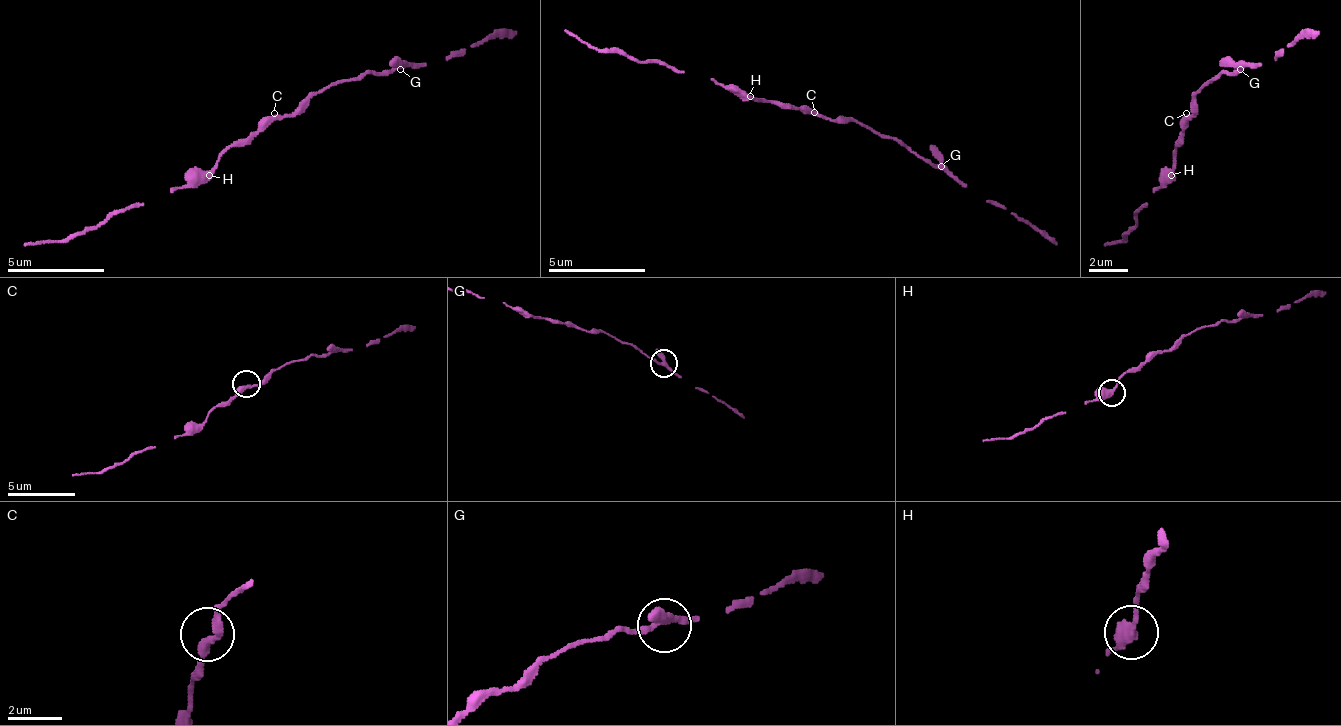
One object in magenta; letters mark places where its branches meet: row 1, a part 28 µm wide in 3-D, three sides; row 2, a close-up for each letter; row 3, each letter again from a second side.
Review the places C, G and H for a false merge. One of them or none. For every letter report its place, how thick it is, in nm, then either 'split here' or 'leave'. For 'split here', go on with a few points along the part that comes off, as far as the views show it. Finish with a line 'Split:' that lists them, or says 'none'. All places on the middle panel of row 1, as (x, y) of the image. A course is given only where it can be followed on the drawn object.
C: (814, 112) | 280 nm | leave
G: (941, 166) | 360 nm | leave
H: (750, 96) | 360 nm | leave
Split: none

